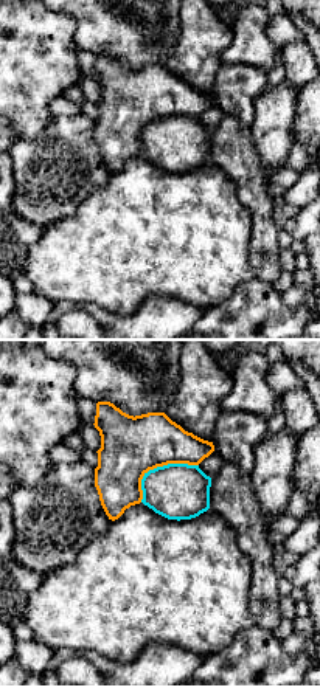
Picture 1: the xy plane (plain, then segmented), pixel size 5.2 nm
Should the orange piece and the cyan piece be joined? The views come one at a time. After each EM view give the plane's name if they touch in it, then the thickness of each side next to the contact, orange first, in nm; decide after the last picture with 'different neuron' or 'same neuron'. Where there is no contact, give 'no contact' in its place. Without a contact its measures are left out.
xy | 300/280 nm

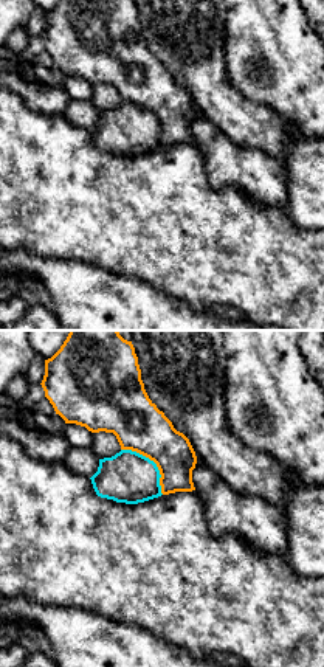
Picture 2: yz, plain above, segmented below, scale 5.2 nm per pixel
yz | 260/260 nm

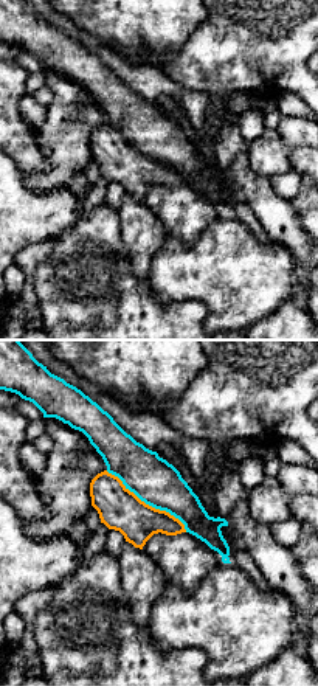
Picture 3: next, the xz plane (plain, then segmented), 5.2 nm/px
xz | 220/240 nm

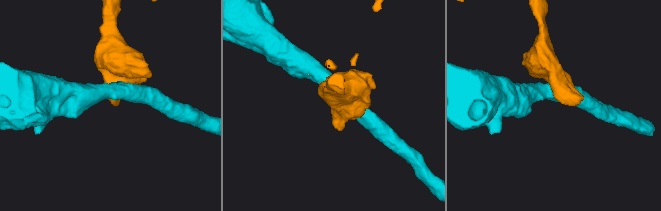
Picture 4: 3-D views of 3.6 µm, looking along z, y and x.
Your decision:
different neuron

